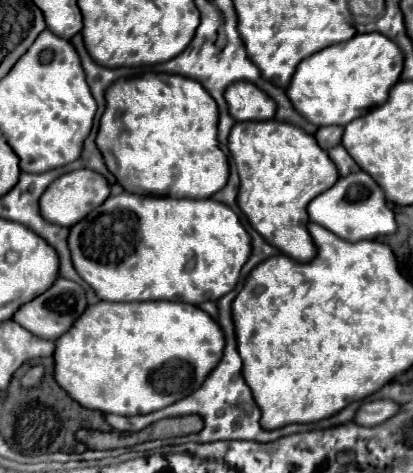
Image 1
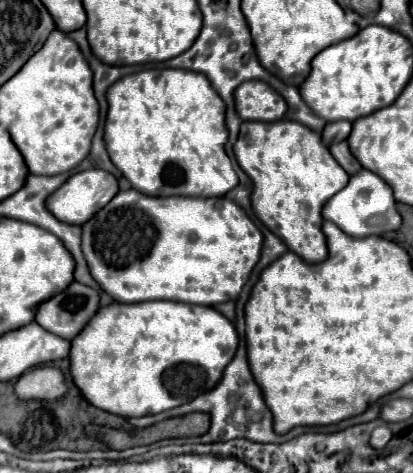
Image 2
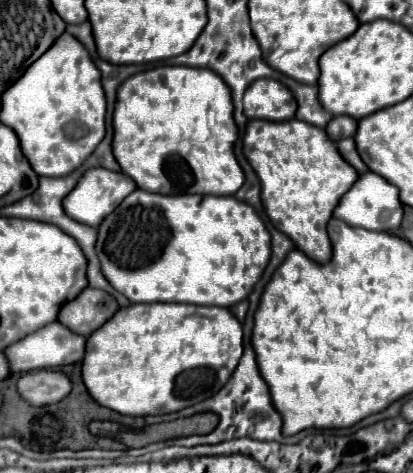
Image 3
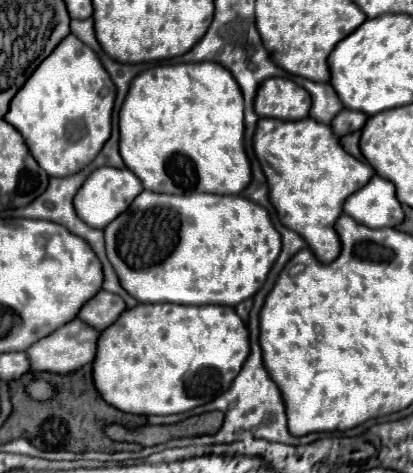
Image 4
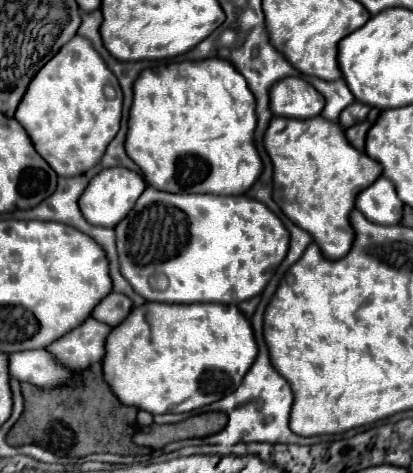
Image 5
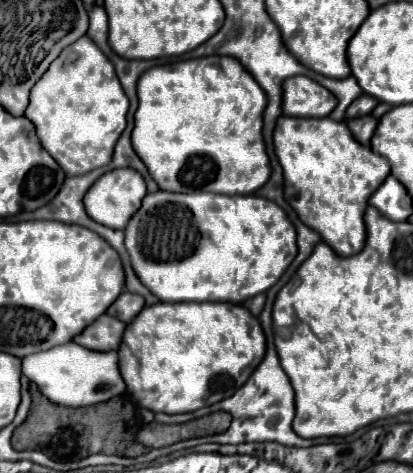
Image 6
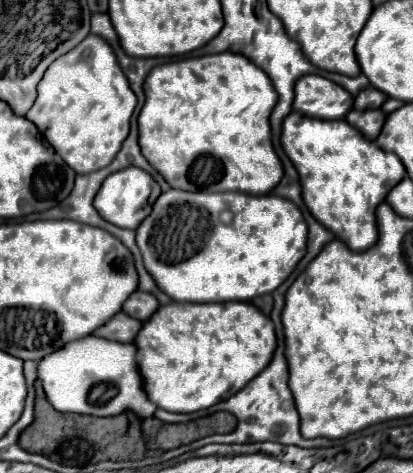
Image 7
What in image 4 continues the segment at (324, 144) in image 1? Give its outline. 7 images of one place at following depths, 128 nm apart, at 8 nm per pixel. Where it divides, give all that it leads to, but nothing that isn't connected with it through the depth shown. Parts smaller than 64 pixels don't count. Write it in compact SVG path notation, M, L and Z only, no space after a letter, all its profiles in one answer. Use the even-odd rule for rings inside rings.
M342 110L334 120L332 120L332 128L336 136L346 136L348 132L356 132L360 130L368 120L368 114L364 112L356 112L356 110Z

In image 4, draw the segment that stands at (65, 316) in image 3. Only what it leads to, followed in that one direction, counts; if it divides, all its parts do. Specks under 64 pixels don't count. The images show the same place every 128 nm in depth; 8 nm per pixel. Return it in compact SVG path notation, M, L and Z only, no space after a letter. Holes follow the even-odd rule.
M100 290L92 300L88 300L82 306L78 318L98 330L104 330L118 320L118 316L124 312L124 308L126 308L124 300L118 294Z

